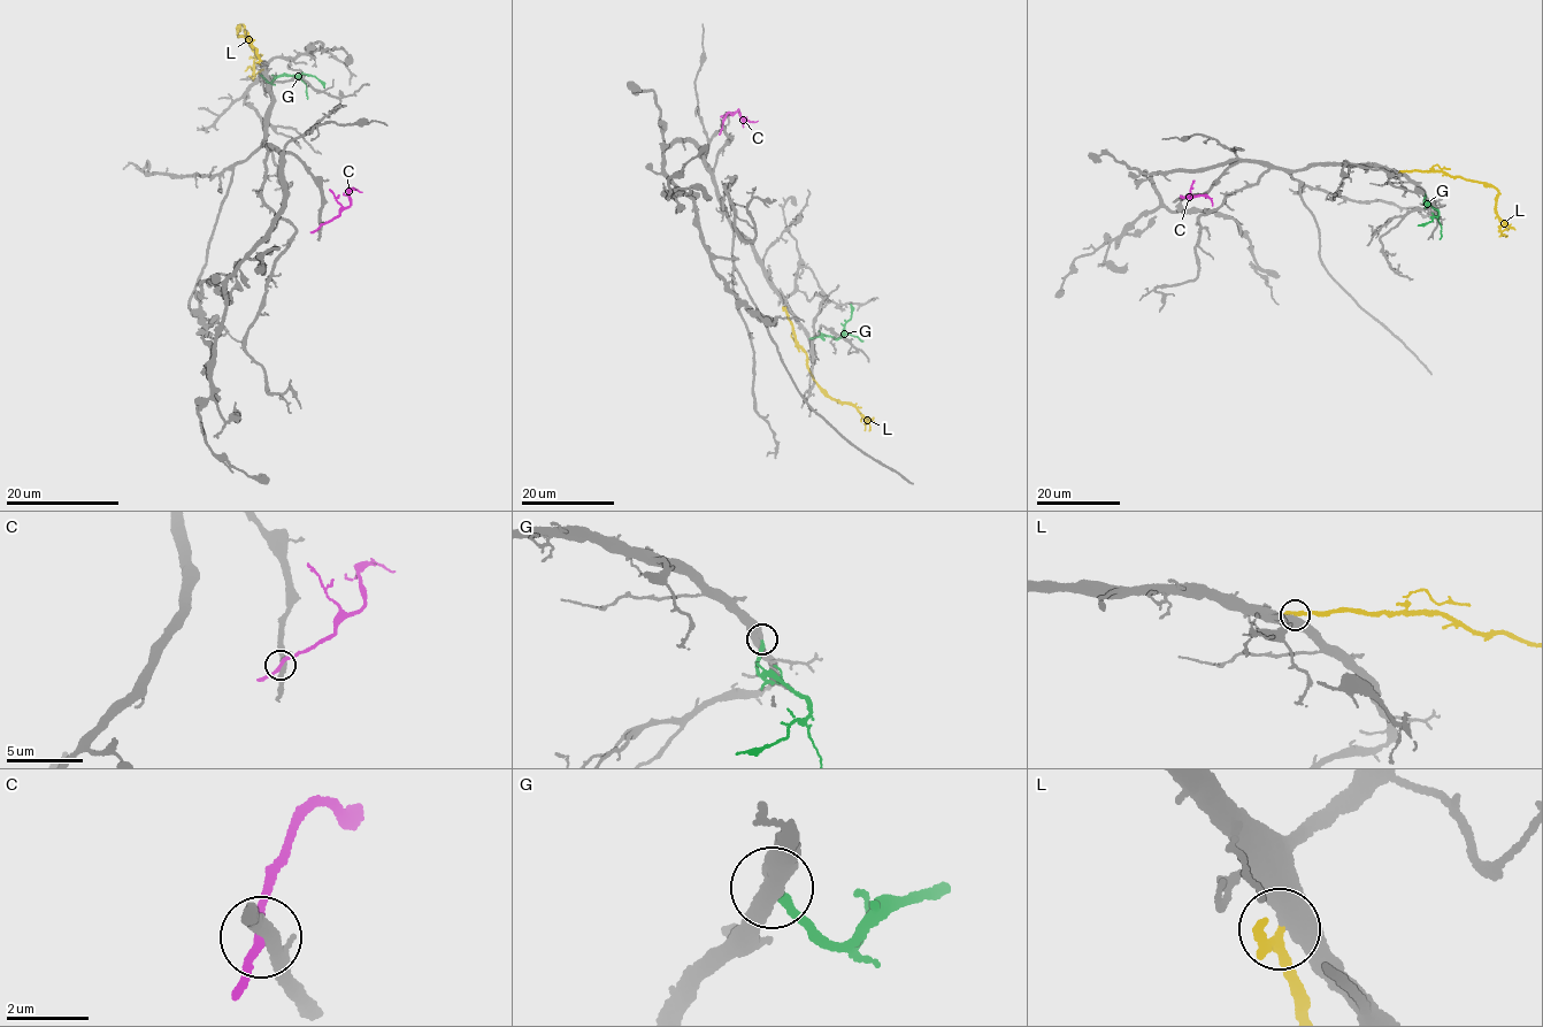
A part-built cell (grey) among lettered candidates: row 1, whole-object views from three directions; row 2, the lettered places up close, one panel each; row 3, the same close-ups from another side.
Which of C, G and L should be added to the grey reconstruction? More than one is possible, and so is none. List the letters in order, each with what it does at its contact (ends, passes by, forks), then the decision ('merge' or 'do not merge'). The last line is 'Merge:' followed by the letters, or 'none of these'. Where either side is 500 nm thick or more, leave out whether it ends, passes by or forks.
C: it passes by; do not merge
G: it ends; merge
L: it passes by; merge
Merge: G, L

